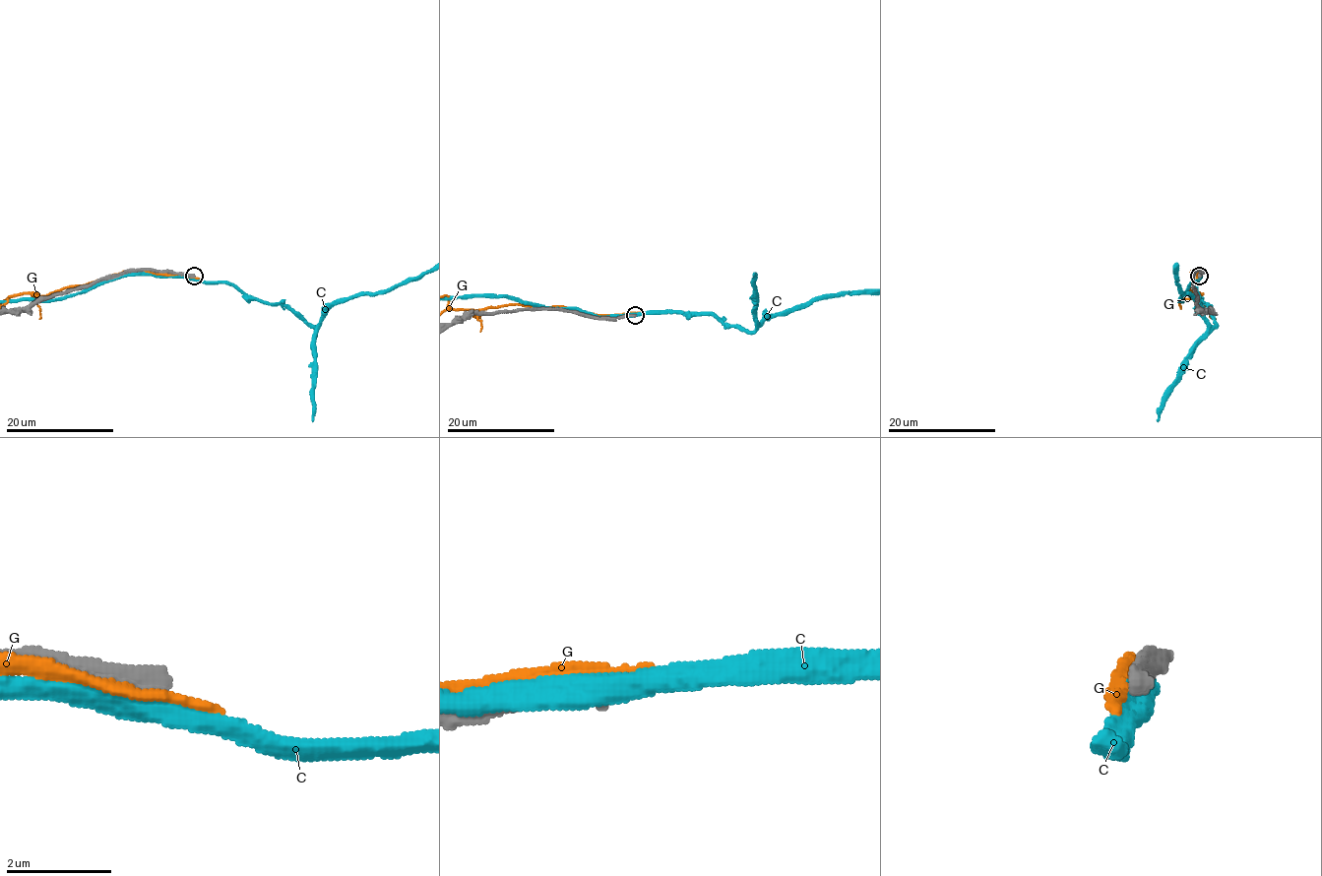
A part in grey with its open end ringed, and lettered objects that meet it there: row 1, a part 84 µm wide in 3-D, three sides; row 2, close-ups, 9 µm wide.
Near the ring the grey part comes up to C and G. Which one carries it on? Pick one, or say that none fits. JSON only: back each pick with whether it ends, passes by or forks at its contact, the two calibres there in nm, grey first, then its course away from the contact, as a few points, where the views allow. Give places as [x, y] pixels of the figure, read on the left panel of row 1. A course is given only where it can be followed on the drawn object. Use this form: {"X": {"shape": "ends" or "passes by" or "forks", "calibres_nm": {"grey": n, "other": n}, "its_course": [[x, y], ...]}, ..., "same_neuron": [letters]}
{"same_neuron": []}

